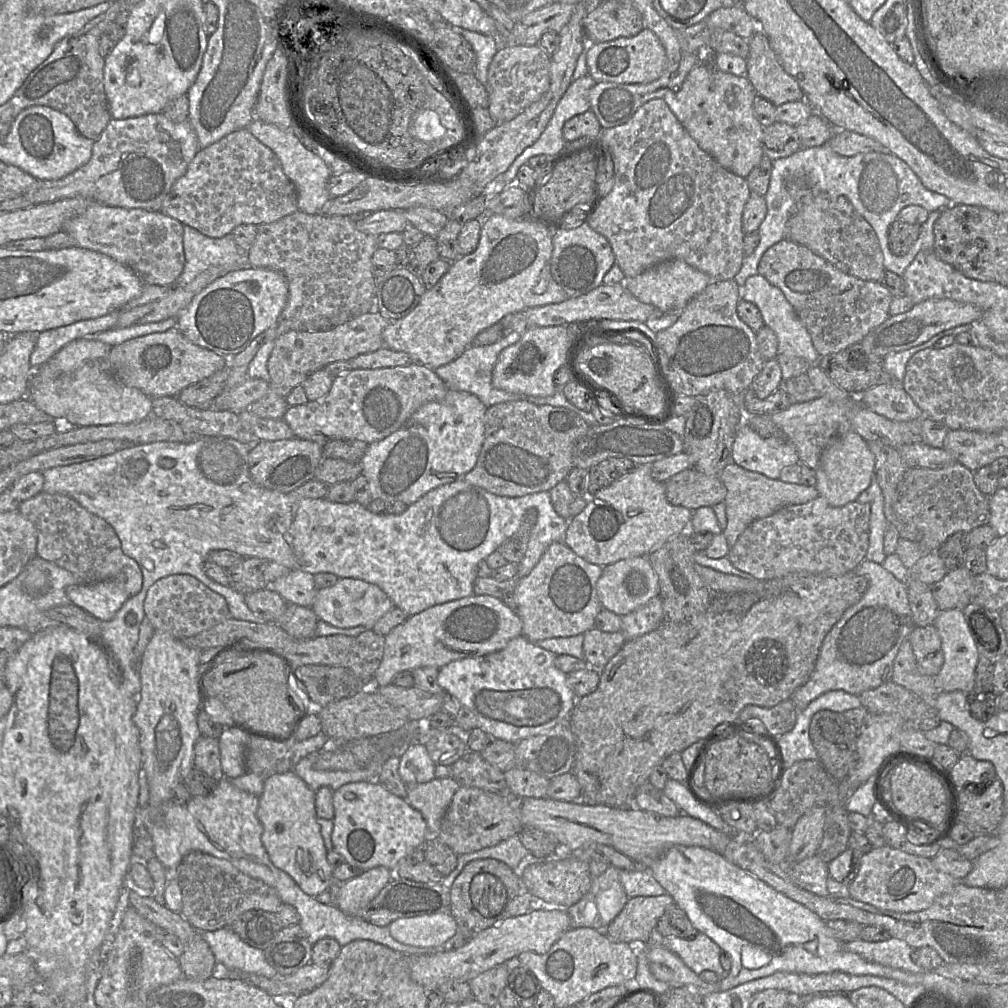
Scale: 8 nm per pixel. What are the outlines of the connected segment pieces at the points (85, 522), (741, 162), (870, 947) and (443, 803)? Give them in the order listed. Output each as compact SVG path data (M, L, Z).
M41 492L21 502L18 510L31 521L38 534L37 555L74 574L83 583L109 579L119 581L130 597L143 586L143 574L138 563L124 554L114 528L104 519L90 513L73 498L62 494Z
M700 63L678 89L668 91L664 100L699 147L722 167L747 178L763 158L764 127L757 120L753 101L757 92L747 76L736 76L717 69L714 63Z
M891 937L887 940L877 942L867 942L857 939L842 944L847 951L855 953L872 963L910 973L924 971L923 968L910 958L910 954L914 949L905 941L897 938Z
M453 777L433 778L431 781L409 786L406 801L423 816L427 824L427 840L439 837L443 817L459 788Z

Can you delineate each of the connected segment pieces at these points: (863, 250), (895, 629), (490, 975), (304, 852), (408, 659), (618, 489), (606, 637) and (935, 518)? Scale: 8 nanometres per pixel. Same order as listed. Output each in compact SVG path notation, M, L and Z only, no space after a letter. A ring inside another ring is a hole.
M818 194L809 202L804 202L788 221L785 239L805 246L845 274L862 280L879 282L885 271L883 255L873 228L844 197L829 197L827 194Z
M865 559L854 570L868 580L868 587L860 600L845 610L838 622L825 636L814 671L809 680L791 696L799 712L805 710L817 697L832 690L843 690L859 696L861 693L877 688L891 681L894 659L902 642L909 639L916 627L908 600L908 582L896 579L881 564Z
M502 964L493 967L470 981L474 999L491 1007L498 1007L499 997L503 989L508 986L510 969Z
M288 771L266 778L258 801L261 840L270 860L313 897L328 890L333 882L333 868L327 860L328 850L317 822L315 792L293 771Z
M473 594L432 606L410 616L384 636L384 654L372 686L387 686L397 673L405 670L425 666L439 669L455 660L498 652L522 632L523 623L518 614L494 596Z
M651 463L636 465L630 474L592 495L585 508L570 518L564 543L585 561L605 567L619 560L648 557L672 537L689 533L691 516L692 510L669 503L664 483L654 480L651 476Z
M592 627L584 633L584 659L589 666L601 669L626 642L621 631L603 632Z
M958 462L941 469L909 468L897 485L894 510L921 533L918 543L924 553L937 552L950 535L969 533L990 519L989 497L977 488L973 472Z

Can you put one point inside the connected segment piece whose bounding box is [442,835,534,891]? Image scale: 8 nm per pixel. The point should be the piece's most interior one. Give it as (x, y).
(511, 851)

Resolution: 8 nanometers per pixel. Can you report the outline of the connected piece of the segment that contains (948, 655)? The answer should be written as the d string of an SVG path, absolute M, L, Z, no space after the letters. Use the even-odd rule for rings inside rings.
M961 608L941 611L934 621L942 641L944 663L939 673L934 677L939 691L952 692L961 690L969 692L974 687L975 668L979 653Z

